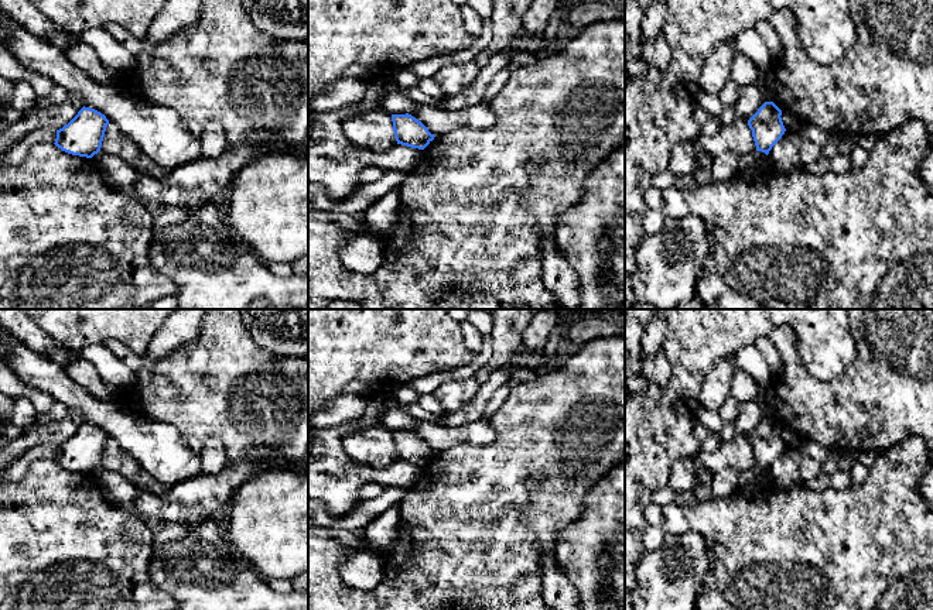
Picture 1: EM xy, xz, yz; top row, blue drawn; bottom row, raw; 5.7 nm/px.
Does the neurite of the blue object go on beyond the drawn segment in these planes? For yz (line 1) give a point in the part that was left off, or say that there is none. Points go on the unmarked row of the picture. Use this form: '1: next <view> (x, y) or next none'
1: next none

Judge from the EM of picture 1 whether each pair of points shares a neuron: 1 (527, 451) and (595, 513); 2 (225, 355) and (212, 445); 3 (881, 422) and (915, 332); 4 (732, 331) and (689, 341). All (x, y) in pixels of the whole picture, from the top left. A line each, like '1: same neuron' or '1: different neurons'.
1: different neurons
2: different neurons
3: same neuron
4: same neuron

